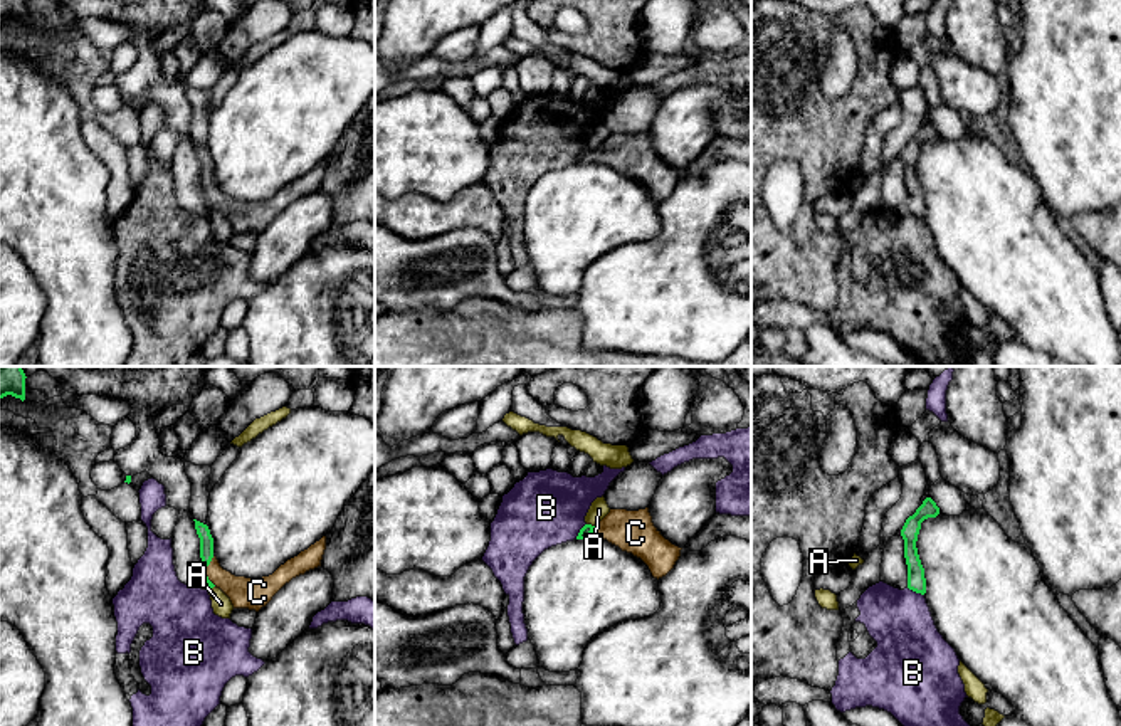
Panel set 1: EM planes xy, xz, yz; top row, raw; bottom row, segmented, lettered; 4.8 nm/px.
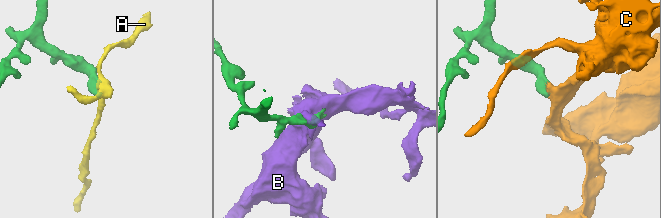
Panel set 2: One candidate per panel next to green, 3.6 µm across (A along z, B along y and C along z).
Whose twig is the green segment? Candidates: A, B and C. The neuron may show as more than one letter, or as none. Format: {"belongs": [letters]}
{"belongs": ["C"]}

